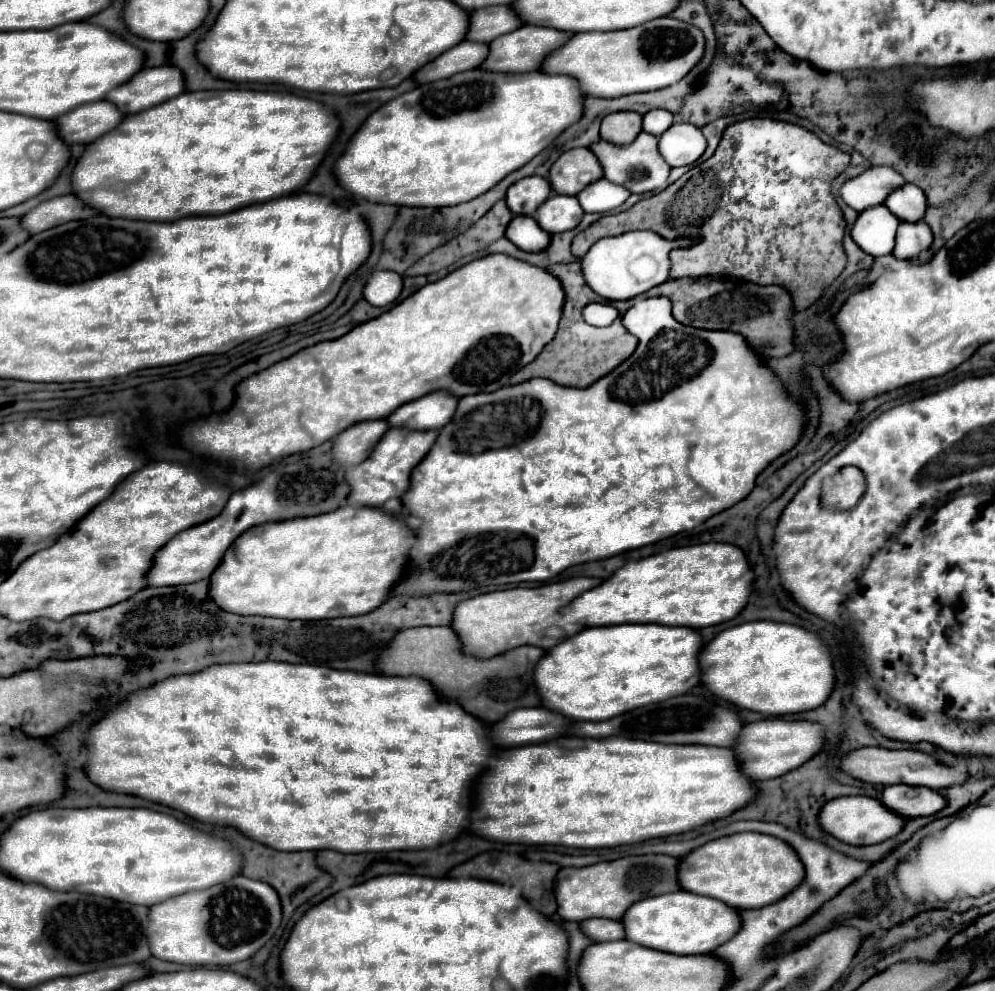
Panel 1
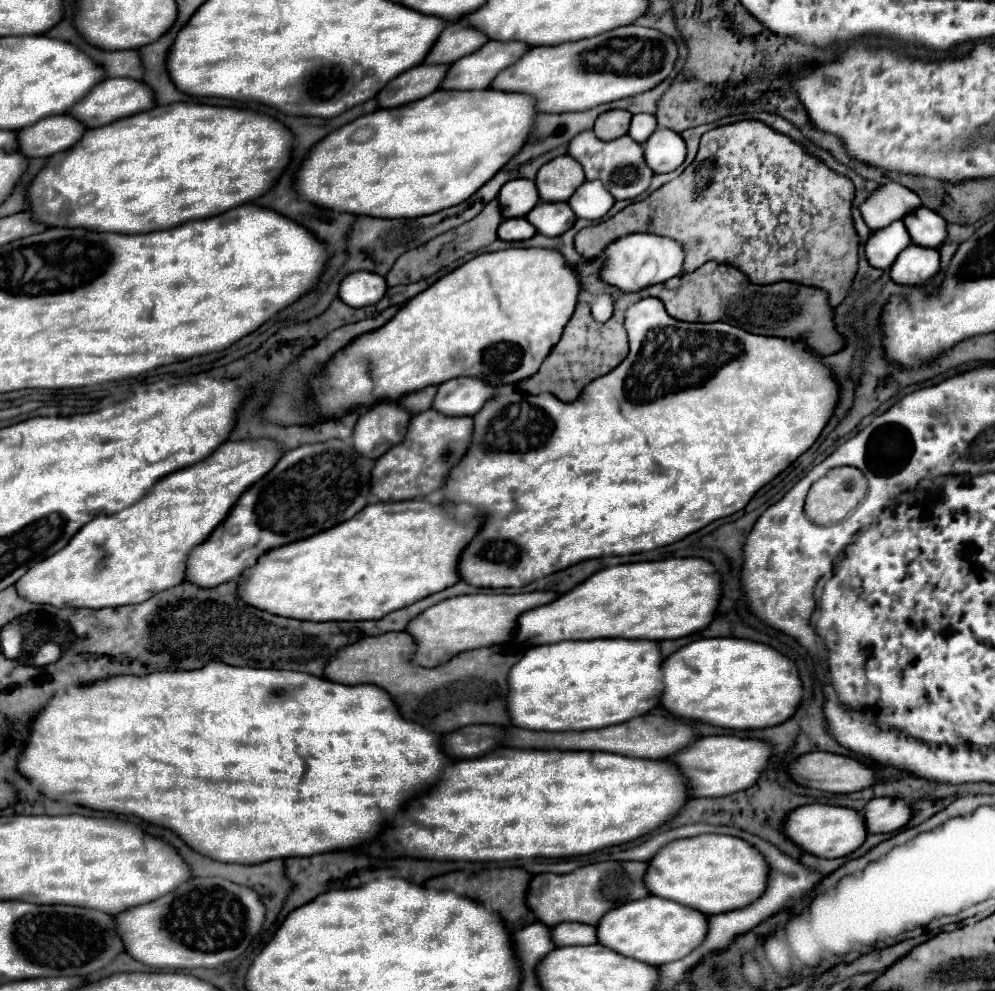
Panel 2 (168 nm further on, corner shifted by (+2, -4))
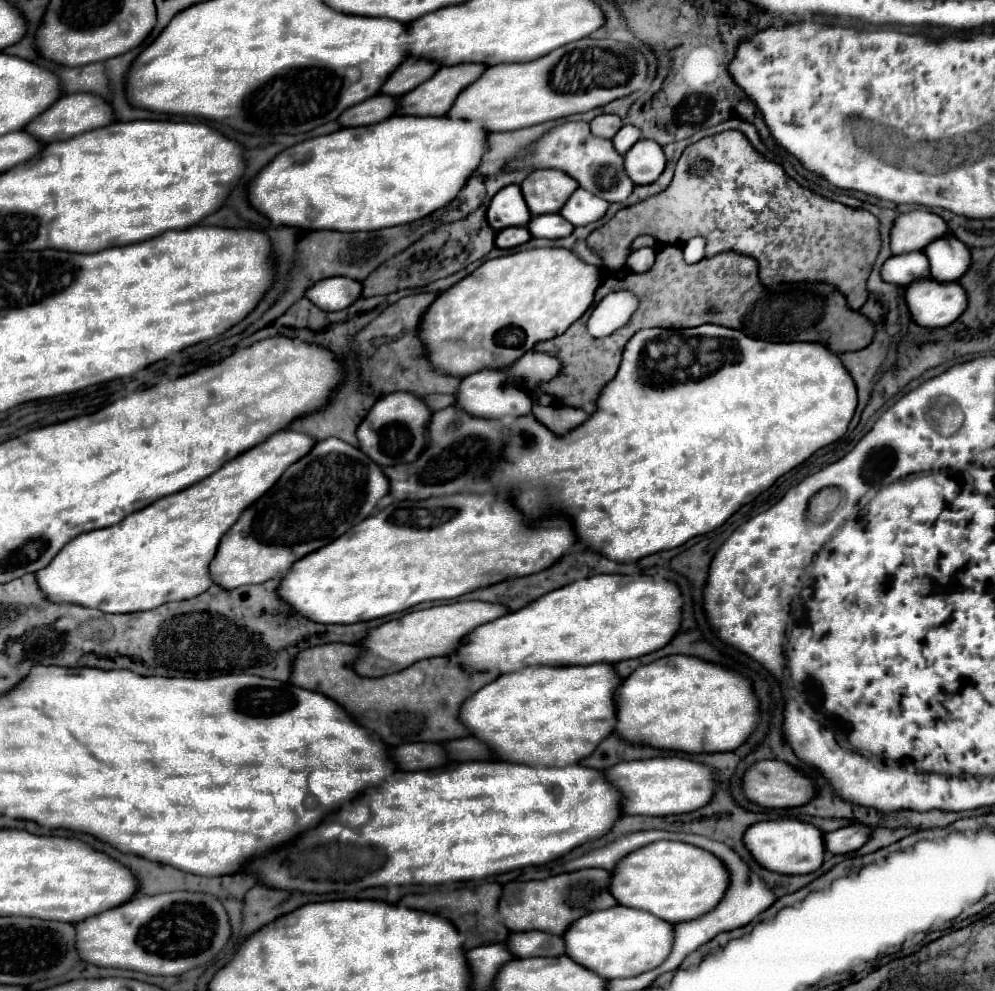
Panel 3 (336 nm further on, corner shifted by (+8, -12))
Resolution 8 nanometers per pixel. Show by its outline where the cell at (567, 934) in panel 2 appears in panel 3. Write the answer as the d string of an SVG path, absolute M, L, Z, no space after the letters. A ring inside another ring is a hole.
M520 932L510 934L508 948L518 958L530 958L530 956L562 956L566 954L566 942L562 936L550 934L550 932Z

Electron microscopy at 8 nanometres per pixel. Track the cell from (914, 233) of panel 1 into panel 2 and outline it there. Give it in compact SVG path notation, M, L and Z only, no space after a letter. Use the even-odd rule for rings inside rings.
M908 246L894 266L890 276L900 286L926 286L940 272L940 254L932 248Z

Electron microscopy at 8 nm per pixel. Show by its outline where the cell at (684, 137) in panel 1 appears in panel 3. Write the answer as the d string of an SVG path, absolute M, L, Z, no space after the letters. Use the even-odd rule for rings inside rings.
M638 140L630 152L626 152L624 166L634 184L652 184L664 172L666 156L654 140Z

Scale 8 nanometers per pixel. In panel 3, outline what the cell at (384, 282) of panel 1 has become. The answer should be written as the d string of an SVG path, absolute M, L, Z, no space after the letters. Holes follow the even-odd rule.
M344 276L320 280L320 284L314 284L306 292L306 298L310 298L318 308L326 312L344 310L352 306L360 296L362 296L362 284Z

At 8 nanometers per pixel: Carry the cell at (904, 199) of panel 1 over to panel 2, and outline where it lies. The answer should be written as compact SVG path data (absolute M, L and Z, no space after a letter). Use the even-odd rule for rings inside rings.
M918 208L916 212L904 218L904 224L912 236L914 244L922 244L922 248L940 248L948 240L946 220L932 212L930 208Z

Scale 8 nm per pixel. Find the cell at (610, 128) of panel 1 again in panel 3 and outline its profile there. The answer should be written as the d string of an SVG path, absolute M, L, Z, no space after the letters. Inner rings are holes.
M600 114L590 122L590 130L598 138L612 140L620 128L622 128L622 120L616 114Z

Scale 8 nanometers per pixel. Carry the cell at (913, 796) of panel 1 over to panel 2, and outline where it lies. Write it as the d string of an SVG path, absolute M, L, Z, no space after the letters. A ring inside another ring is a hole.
M874 798L864 806L862 814L868 834L896 832L912 818L912 810L902 798Z

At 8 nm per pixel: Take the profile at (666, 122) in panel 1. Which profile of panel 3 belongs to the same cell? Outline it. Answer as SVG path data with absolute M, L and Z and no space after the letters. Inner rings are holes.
M624 124L622 128L620 128L620 132L612 138L612 144L614 144L614 148L620 152L620 154L626 154L638 140L640 140L640 128L636 128L636 126L632 126L632 124Z

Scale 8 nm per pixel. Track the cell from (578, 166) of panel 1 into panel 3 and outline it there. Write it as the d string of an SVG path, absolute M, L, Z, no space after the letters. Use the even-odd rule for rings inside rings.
M534 170L524 178L520 188L532 216L538 216L560 212L570 194L578 188L578 182L562 170Z

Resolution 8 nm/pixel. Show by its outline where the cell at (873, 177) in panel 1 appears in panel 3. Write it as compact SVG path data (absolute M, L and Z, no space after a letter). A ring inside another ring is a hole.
M910 210L894 218L890 228L890 250L894 254L922 250L924 244L944 234L948 234L948 226L940 216L924 210Z

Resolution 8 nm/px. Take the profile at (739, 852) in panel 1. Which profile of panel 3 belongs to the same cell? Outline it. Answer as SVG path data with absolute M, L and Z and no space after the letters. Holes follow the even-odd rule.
M656 842L648 844L632 854L628 854L618 866L616 866L616 880L612 882L612 894L616 900L620 900L622 906L640 908L646 912L654 912L662 920L670 920L672 924L696 920L708 912L712 912L724 898L728 886L730 886L730 870L714 856L712 852L704 848L696 848L684 842Z

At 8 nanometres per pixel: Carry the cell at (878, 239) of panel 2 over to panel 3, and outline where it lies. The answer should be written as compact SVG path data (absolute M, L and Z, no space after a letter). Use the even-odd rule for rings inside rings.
M920 252L894 254L882 264L880 276L884 282L904 286L908 284L908 280L914 280L916 276L928 276L928 260Z

